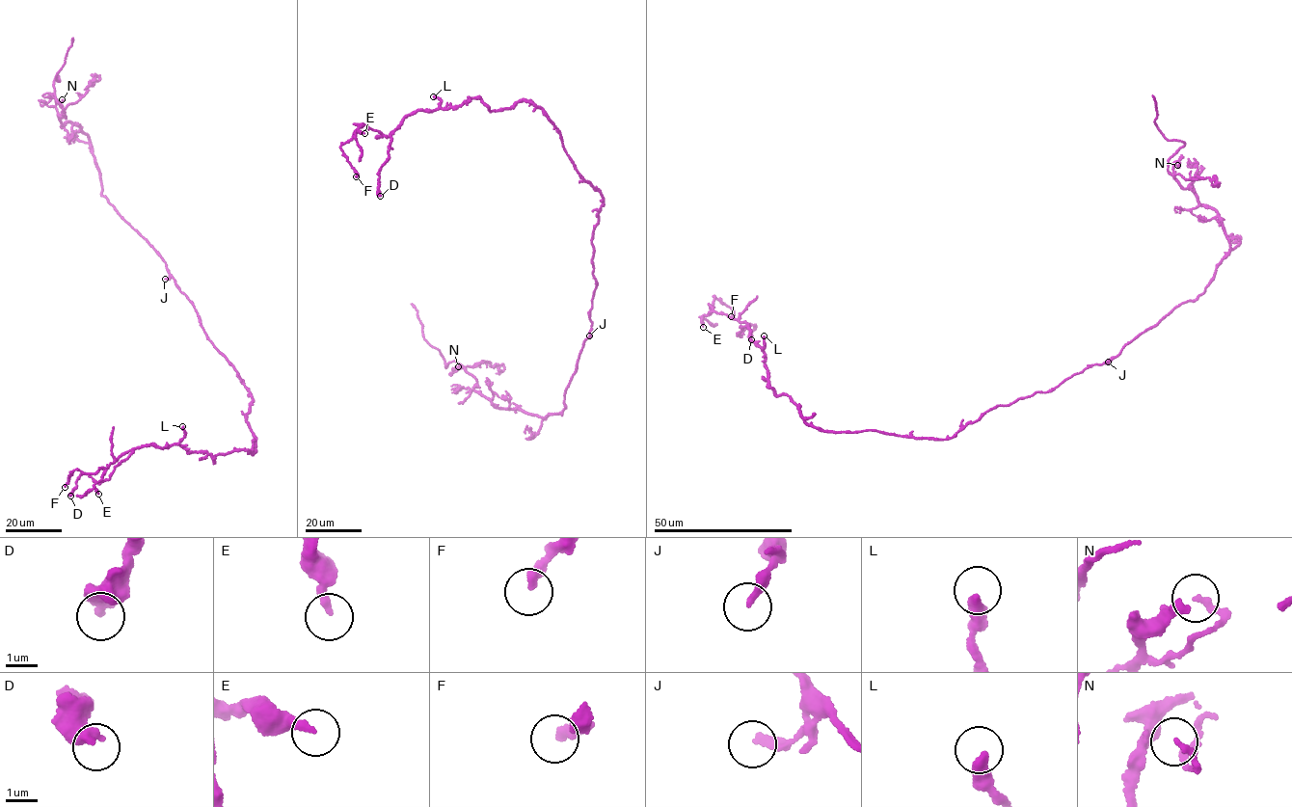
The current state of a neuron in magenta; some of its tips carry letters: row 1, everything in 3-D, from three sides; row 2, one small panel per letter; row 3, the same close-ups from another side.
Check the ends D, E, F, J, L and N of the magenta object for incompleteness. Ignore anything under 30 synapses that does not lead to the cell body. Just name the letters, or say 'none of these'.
none of these

